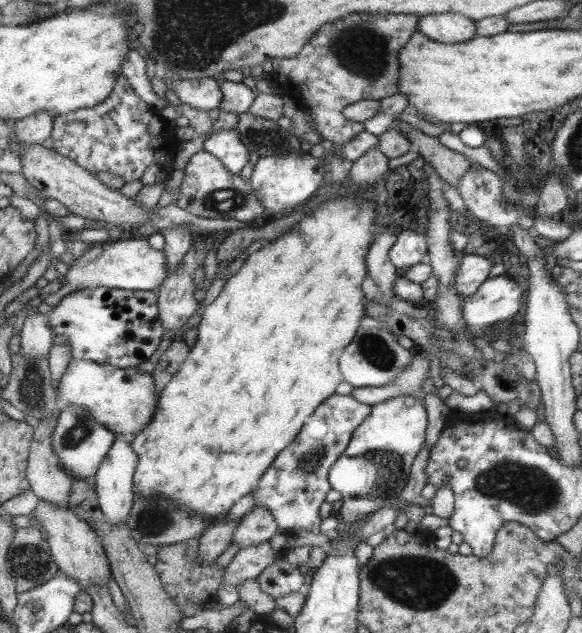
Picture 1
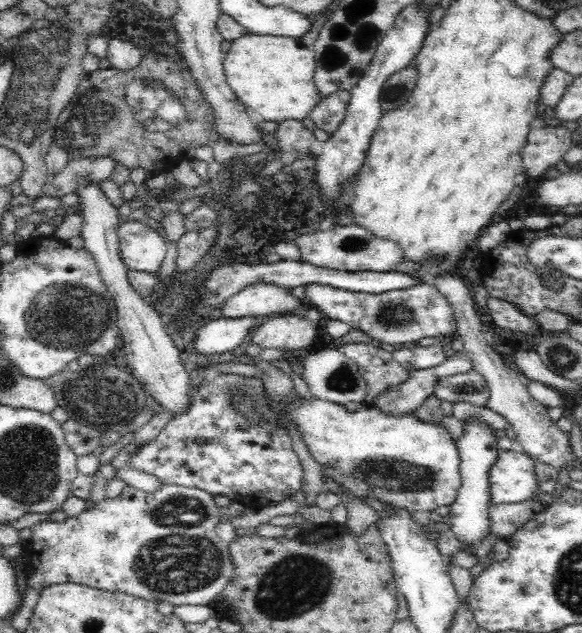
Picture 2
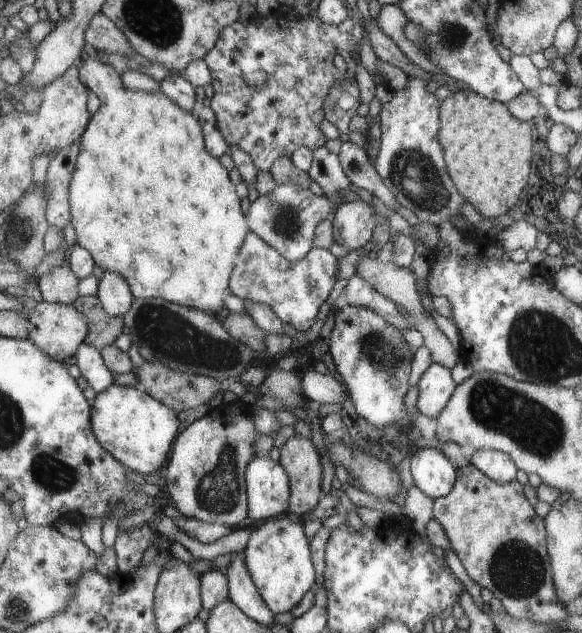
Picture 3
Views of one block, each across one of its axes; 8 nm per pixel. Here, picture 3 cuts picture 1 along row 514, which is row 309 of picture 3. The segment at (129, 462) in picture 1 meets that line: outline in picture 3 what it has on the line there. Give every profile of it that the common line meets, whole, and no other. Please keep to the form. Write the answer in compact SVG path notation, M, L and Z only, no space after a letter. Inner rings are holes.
M103 271L96 292L99 304L111 316L123 316L133 302L133 293L127 281L118 273Z

